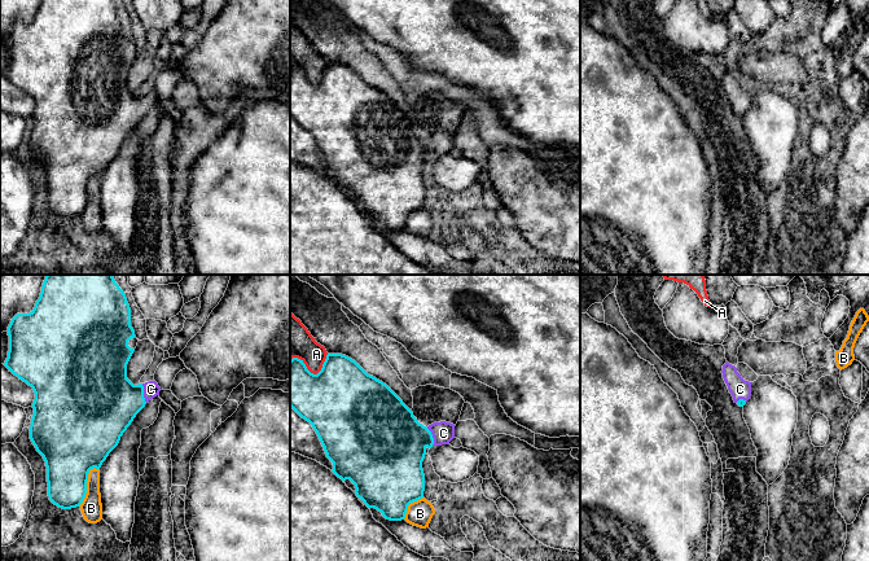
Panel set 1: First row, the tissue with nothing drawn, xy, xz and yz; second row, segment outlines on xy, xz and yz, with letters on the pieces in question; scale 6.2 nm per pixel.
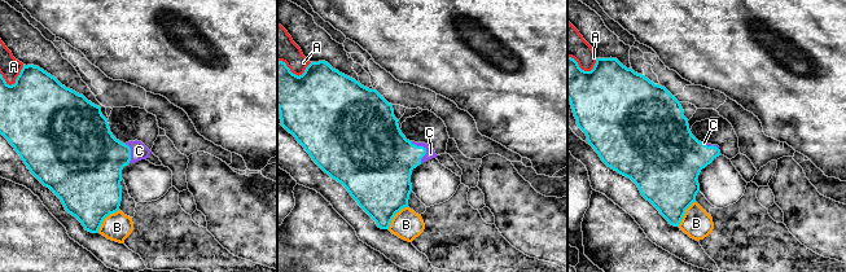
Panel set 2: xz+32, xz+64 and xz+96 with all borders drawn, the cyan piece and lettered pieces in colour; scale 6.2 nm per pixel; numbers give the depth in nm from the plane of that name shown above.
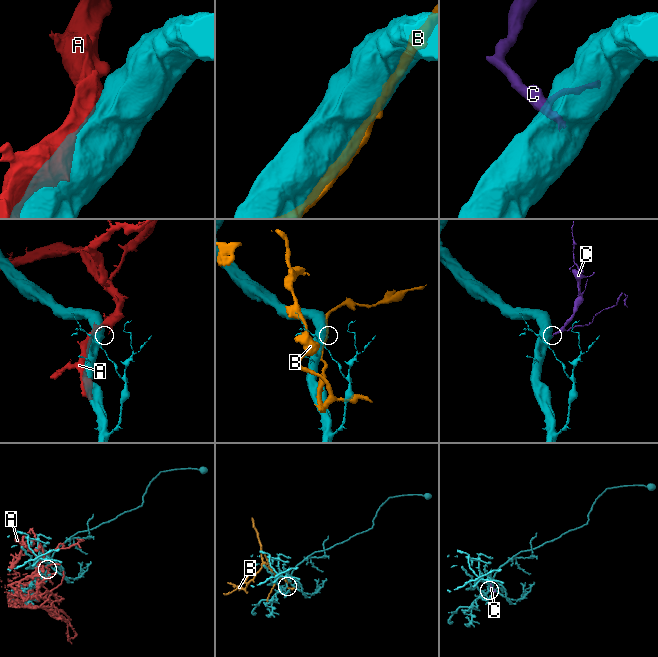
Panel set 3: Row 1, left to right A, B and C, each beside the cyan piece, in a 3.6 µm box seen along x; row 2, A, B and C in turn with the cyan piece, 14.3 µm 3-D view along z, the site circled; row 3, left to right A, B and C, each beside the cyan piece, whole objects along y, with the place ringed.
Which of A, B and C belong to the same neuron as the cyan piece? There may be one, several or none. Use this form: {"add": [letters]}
{"add": ["C"]}

